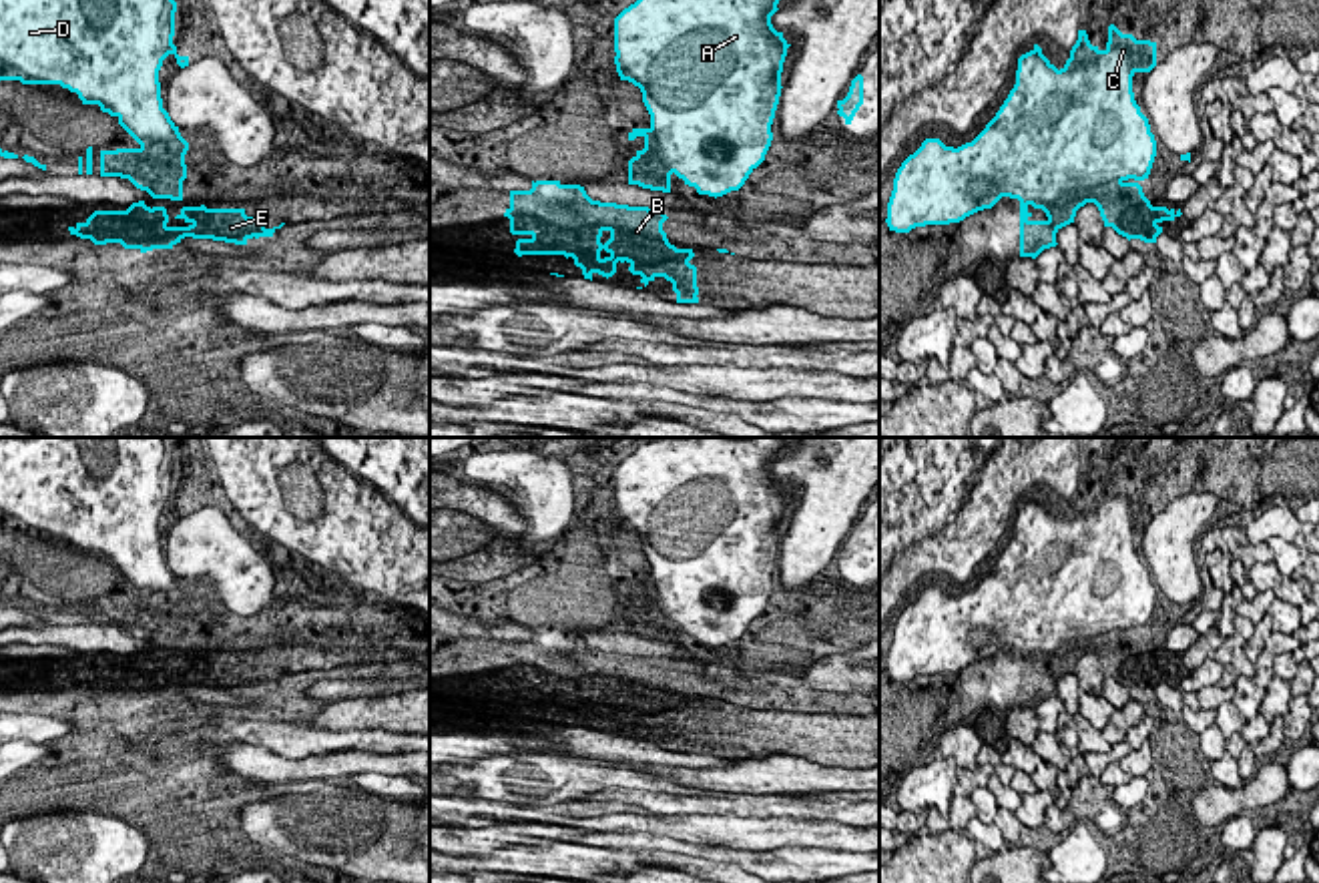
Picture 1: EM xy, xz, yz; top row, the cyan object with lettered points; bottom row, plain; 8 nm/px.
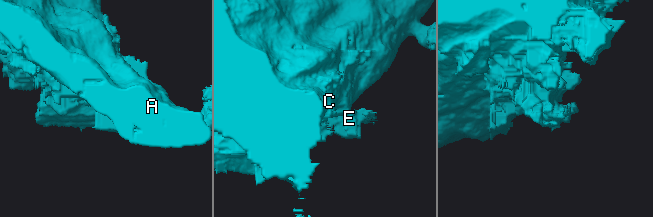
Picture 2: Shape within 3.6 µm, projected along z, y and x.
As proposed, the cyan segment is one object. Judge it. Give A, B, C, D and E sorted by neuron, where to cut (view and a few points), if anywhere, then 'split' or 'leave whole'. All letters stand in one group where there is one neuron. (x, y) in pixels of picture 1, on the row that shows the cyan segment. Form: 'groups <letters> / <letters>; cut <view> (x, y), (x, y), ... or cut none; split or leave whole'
groups A B C D / E; cut xy (187, 207), (193, 207), (211, 221), (211, 237); split

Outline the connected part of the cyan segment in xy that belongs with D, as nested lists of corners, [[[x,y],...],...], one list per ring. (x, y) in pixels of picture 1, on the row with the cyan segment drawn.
[[[0,0],[0,80],[60,84],[82,104],[98,104],[141,144],[100,151],[100,177],[128,179],[153,199],[183,201],[189,142],[163,108],[159,82],[169,54],[189,66],[173,44],[175,12],[175,0]]]

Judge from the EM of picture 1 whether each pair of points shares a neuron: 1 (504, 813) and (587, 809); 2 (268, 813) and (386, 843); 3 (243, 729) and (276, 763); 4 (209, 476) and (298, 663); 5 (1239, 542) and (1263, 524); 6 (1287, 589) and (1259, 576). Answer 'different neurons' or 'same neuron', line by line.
1: same neuron
2: same neuron
3: different neurons
4: different neurons
5: different neurons
6: same neuron

